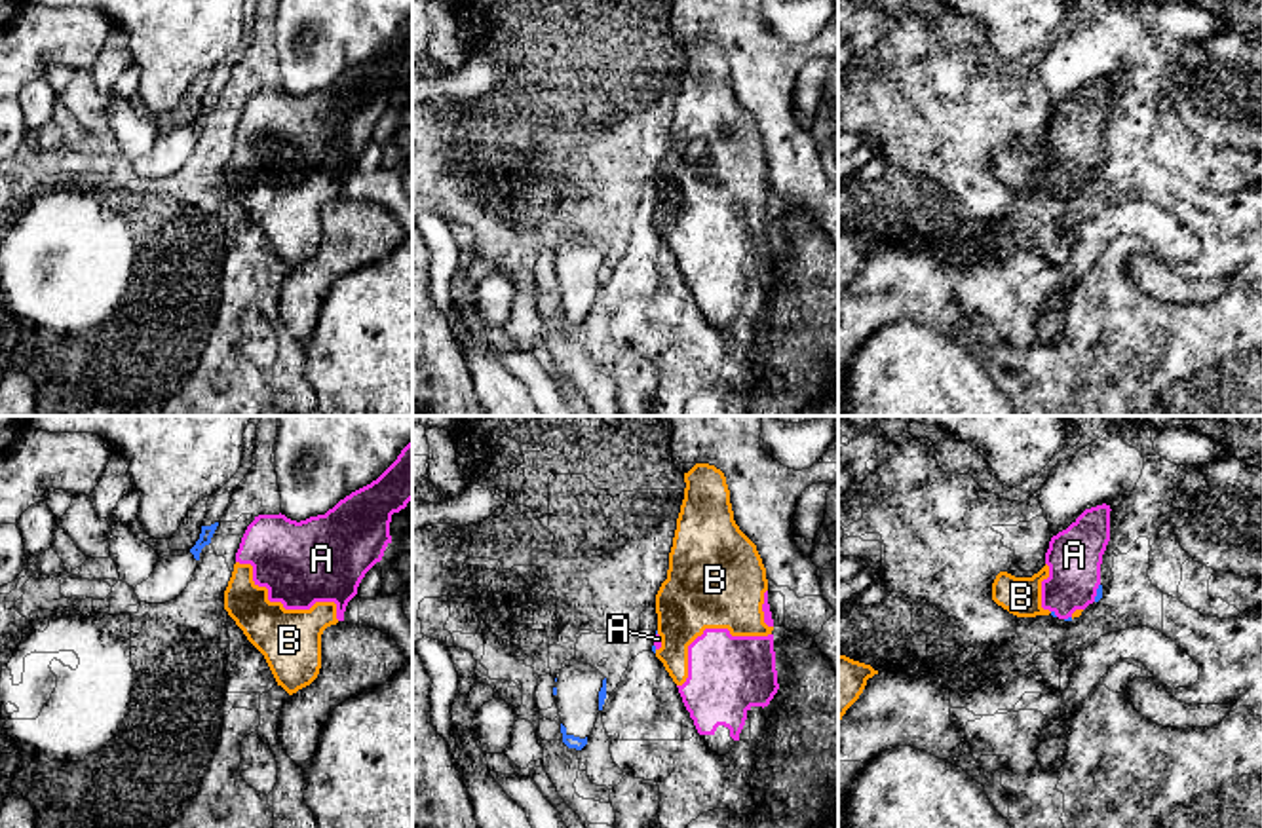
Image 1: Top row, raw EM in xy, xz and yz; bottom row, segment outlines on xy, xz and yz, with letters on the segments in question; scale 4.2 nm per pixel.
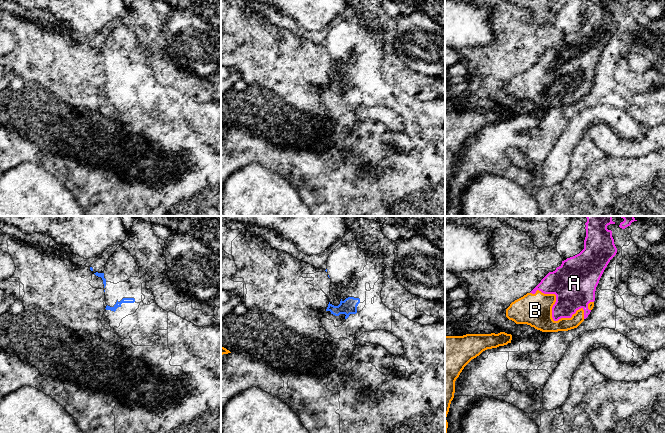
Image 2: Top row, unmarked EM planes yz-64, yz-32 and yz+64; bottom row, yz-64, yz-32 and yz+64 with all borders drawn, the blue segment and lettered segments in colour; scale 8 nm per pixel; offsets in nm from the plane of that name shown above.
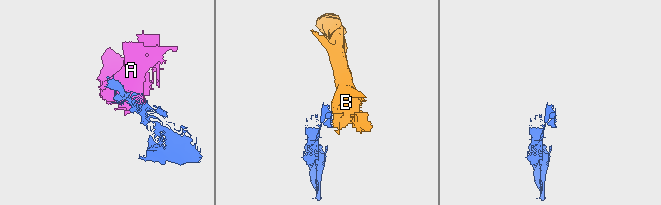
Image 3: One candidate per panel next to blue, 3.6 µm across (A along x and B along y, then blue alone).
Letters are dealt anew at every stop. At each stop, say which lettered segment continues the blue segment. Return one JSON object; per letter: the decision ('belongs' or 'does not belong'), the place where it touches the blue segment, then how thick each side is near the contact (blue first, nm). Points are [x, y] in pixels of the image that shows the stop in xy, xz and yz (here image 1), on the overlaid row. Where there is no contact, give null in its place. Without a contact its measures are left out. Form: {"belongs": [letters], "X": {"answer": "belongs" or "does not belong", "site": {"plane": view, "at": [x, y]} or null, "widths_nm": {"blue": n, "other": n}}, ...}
{"belongs": [], "A": {"answer": "does not belong", "site": {"plane": "yz", "at": [1097, 593]}, "widths_nm": {"blue": 30, "other": 240}}, "B": {"answer": "does not belong", "site": null}}

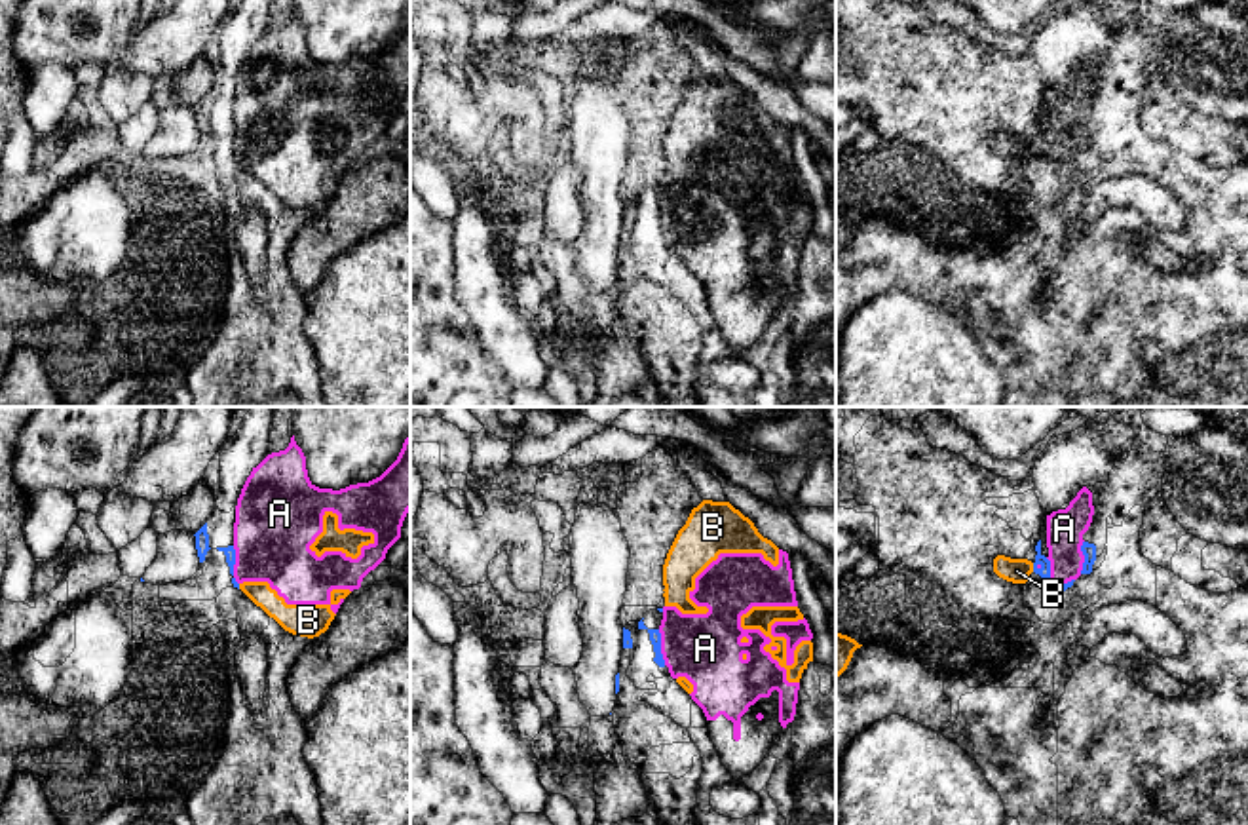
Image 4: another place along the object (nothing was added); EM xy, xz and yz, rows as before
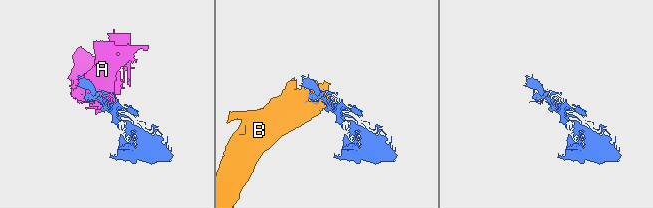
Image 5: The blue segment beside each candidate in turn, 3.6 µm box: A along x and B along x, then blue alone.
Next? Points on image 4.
{"belongs": [], "A": {"answer": "does not belong", "site": {"plane": "xy", "at": [234, 563]}, "widths_nm": {"blue": 50, "other": 360}}, "B": {"answer": "does not belong", "site": {"plane": "yz", "at": [1034, 567]}, "widths_nm": {"blue": 50, "other": 110}}}

